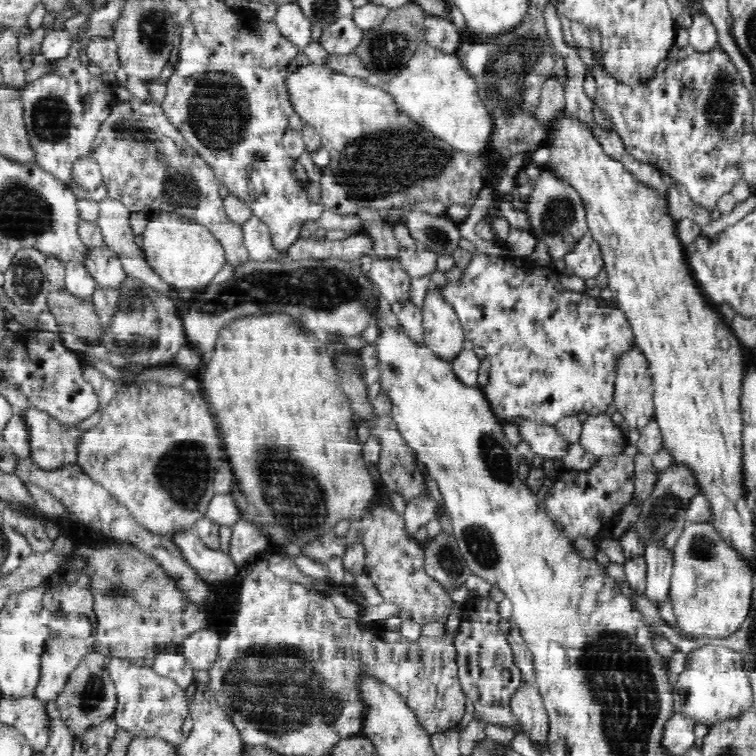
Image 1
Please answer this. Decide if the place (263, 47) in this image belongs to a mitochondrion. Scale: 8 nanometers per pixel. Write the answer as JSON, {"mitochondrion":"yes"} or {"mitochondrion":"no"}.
{"mitochondrion":"no"}

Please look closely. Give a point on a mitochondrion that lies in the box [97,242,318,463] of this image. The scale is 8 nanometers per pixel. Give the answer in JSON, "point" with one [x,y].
{"point":[136,317]}

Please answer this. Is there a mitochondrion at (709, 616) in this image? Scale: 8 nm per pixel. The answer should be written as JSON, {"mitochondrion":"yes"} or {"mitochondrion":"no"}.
{"mitochondrion":"no"}

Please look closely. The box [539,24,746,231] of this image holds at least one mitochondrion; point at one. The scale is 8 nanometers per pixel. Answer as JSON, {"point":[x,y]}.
{"point":[719,105]}

